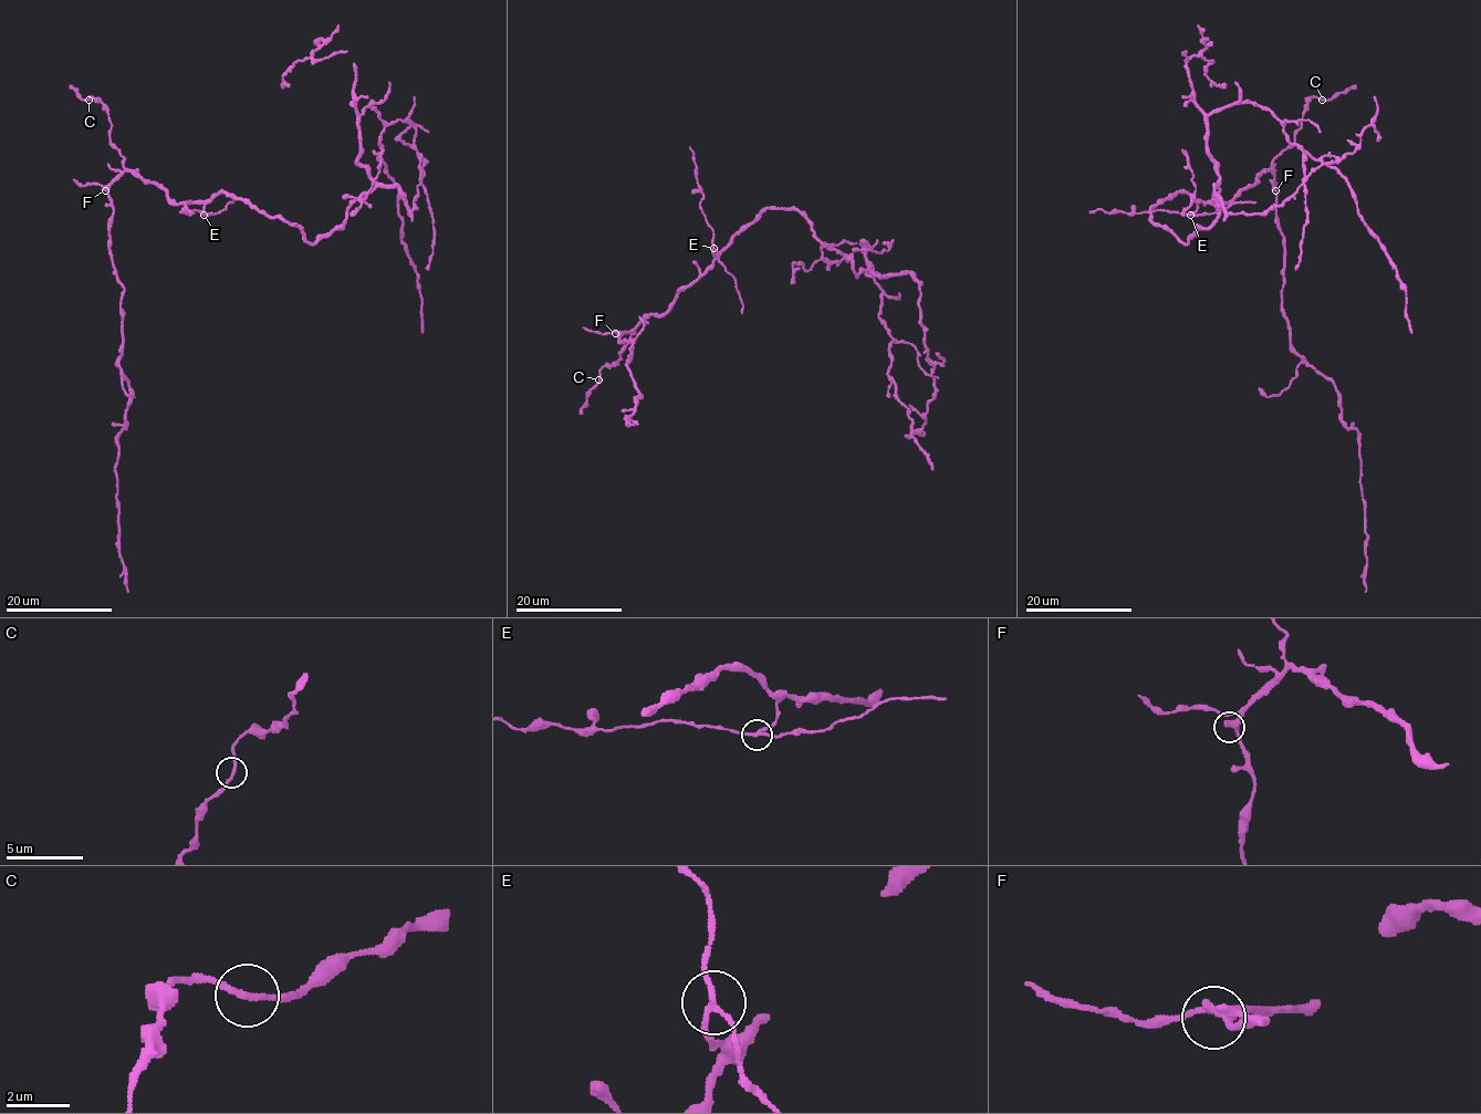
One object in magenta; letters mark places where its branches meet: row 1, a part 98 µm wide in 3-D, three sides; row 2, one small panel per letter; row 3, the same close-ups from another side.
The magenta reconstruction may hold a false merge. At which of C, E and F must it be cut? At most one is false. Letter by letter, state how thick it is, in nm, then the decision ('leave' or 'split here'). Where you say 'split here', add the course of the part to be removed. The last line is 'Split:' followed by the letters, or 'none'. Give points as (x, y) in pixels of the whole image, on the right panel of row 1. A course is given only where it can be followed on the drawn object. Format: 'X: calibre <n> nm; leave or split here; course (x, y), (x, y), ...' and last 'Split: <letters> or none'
C: calibre 190 nm; leave
E: calibre 160 nm; split here; course (1190, 215), (1165, 210), (1090, 211)
F: calibre 280 nm; leave
Split: E

